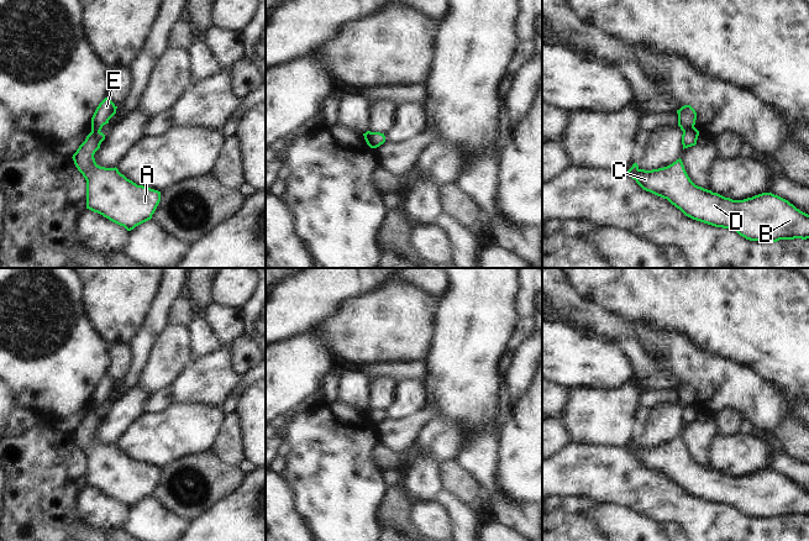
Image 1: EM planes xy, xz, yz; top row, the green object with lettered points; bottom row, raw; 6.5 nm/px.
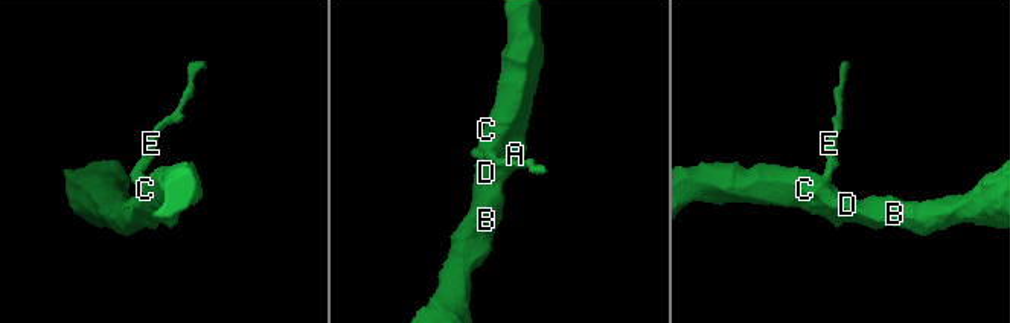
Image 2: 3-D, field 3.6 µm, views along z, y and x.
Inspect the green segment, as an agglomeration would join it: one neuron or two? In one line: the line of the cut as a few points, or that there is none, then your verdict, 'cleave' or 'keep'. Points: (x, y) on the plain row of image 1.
cut in yz along (693, 403), (683, 409); cleave

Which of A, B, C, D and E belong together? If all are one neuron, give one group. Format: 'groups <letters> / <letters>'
groups A B C D / E

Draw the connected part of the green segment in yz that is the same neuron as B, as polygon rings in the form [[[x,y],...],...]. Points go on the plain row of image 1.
[[[682,436],[645,447],[637,440],[626,448],[646,468],[667,476],[685,493],[723,505],[736,508],[750,518],[809,515],[809,492],[788,477],[762,469],[744,477],[732,477],[695,462]]]

